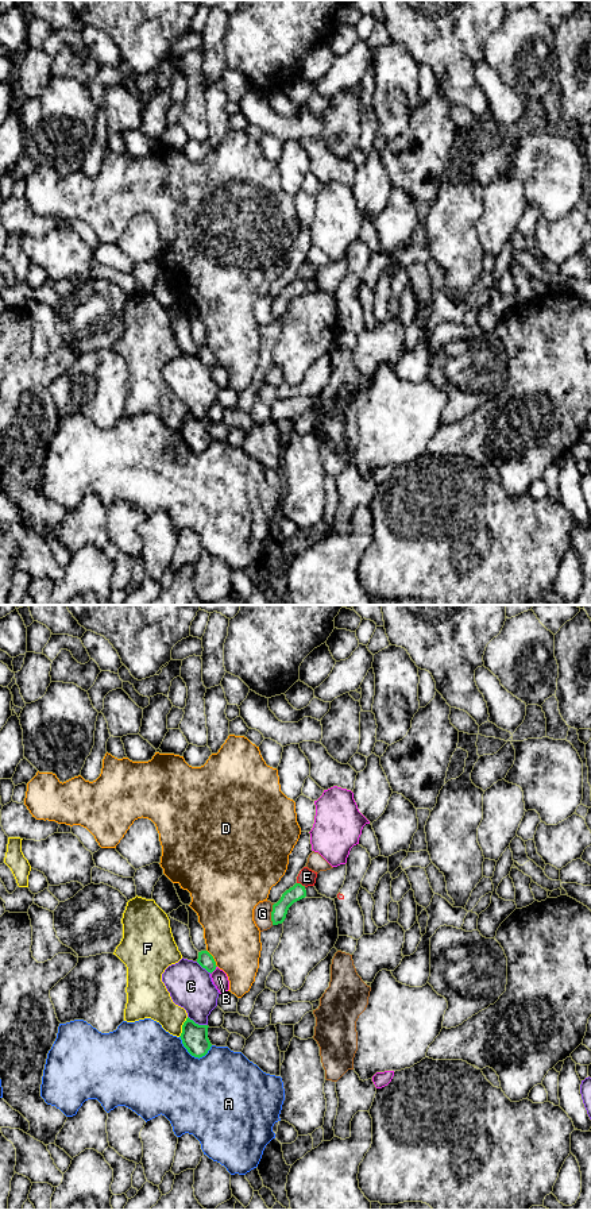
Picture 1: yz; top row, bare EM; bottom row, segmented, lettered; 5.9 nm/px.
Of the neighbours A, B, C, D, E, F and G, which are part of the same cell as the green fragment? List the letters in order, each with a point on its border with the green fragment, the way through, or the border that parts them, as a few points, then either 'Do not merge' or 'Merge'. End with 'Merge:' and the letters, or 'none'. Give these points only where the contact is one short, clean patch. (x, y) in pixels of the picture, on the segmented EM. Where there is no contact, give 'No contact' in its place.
A: Touches green at yz (193, 1055). Do not merge
B: Touches green at yz (215, 968). Do not merge
C: Touches green at yz (197, 1024). Do not merge
D: Touches green at yz (212, 958). Do not merge
E: Touches green at yz (300, 883). Boundary: yz (297, 882), (305, 886). Do not merge
F: Touches green at yz (182, 1027). Do not merge
G: Touches green at yz (271, 914). Do not merge
Merge: none

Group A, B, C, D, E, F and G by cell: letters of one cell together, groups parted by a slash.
A / B / C / D / E / F / G

